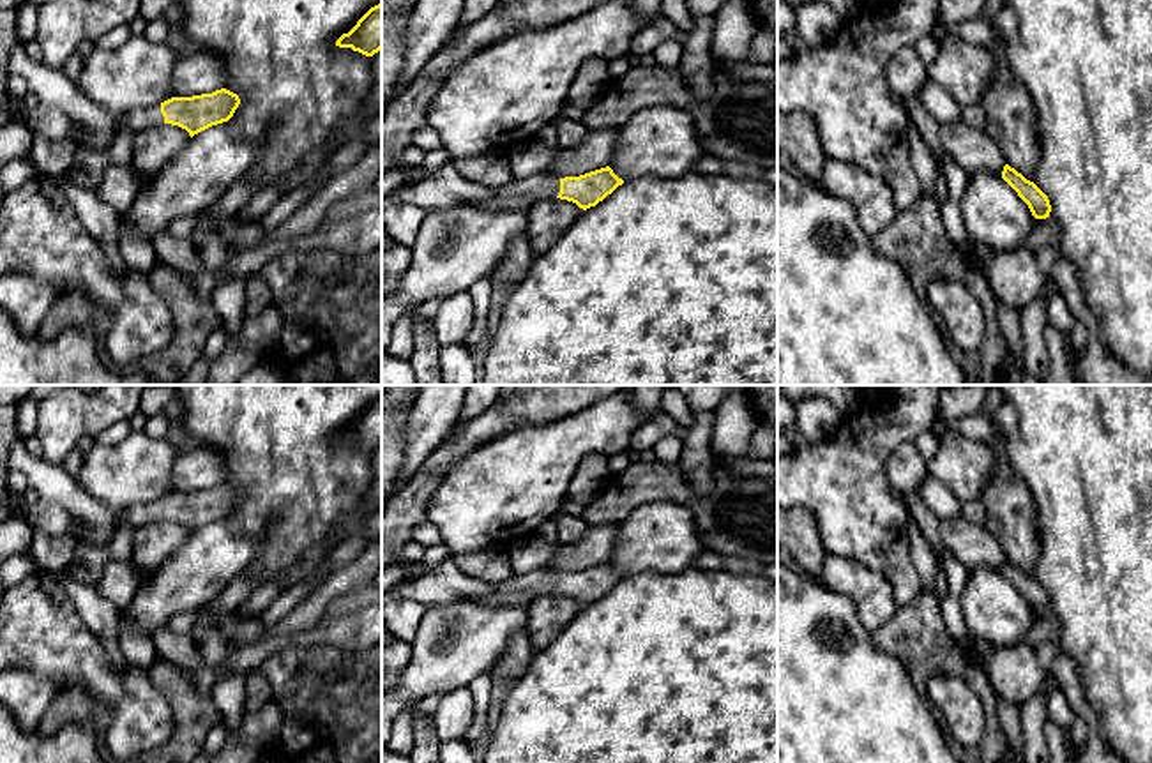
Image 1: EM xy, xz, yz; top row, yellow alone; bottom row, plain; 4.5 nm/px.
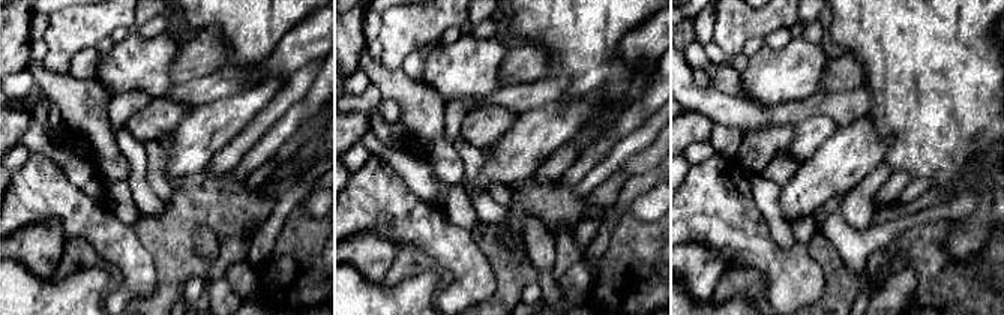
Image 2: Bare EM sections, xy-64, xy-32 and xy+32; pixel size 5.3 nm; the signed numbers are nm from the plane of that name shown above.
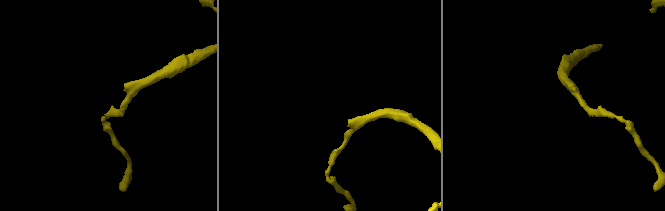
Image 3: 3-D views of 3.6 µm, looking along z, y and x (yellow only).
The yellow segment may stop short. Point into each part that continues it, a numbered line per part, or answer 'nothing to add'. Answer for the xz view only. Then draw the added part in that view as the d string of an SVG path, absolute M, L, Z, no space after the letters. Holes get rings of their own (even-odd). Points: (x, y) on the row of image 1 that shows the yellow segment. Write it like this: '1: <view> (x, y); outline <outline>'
1: xz (446, 188); outline M451 162L443 164L428 178L399 185L392 194L413 203L424 212L451 208L459 203L479 203L500 208L530 208L541 200L557 198L560 178L534 175L525 180L511 180L505 185L489 187L463 178Z

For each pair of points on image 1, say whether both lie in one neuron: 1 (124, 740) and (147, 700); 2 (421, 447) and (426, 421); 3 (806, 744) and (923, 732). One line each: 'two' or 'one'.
1: one
2: one
3: one

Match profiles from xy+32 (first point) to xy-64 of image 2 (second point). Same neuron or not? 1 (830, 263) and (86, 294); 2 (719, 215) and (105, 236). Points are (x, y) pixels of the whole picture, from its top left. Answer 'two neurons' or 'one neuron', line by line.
1: two neurons
2: one neuron

